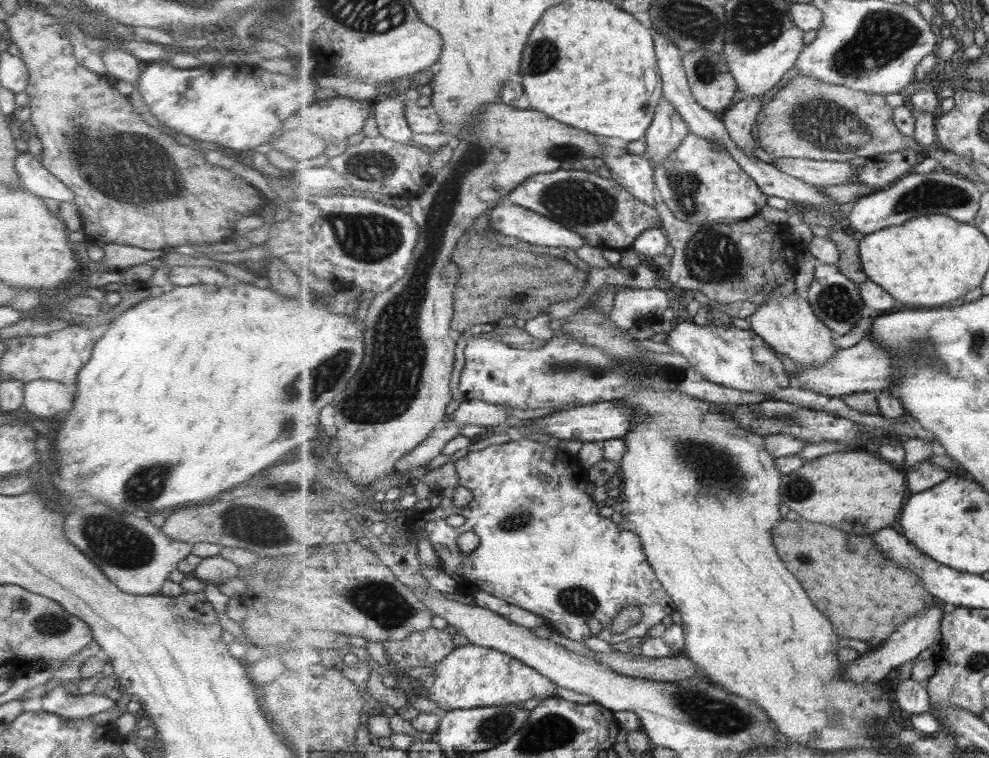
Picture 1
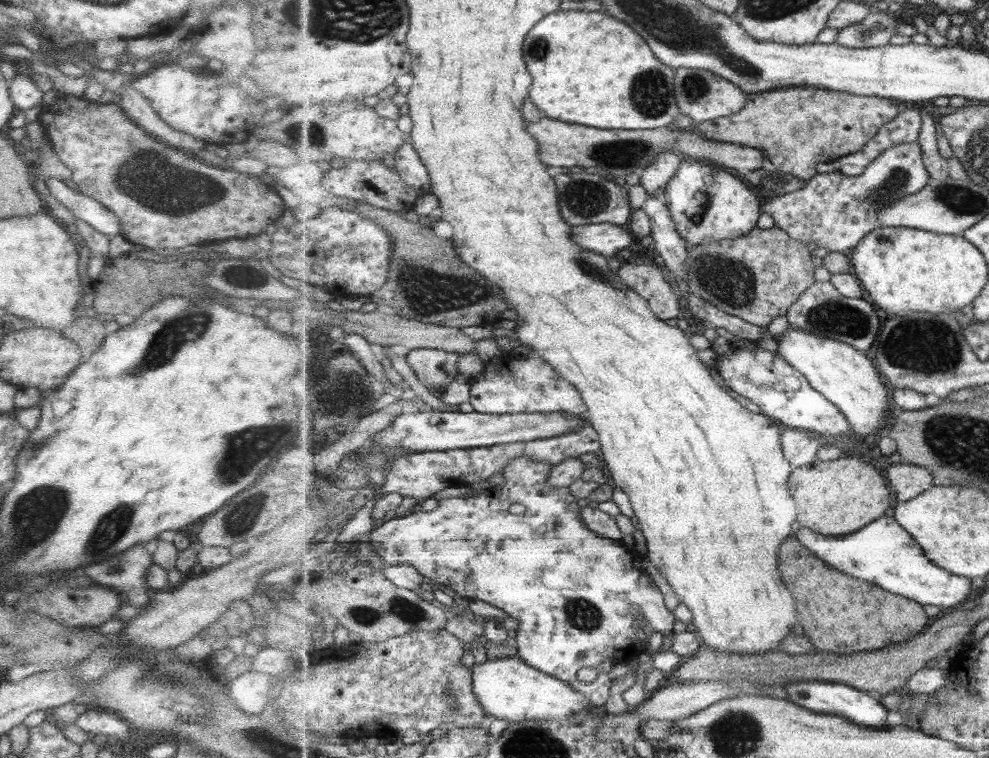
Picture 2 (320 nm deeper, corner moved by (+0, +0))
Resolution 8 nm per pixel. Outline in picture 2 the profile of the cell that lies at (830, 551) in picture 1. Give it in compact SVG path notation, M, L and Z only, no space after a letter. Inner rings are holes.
M788 538L785 546L780 548L780 568L785 584L793 588L793 596L797 596L797 610L803 616L801 626L821 652L851 654L905 643L923 633L934 619L927 616L923 604L916 600L895 596L879 586L845 576L827 566L798 538Z

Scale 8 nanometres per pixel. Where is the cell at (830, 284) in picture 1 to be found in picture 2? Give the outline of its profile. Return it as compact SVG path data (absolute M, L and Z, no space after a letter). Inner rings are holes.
M815 282L800 296L800 300L797 300L786 317L789 327L802 328L820 337L840 340L864 353L875 351L873 346L881 330L881 318L877 316L877 308L871 302L861 298L848 298L831 282Z

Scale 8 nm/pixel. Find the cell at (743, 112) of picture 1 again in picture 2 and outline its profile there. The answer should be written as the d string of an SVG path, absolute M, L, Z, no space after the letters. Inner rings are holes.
M874 9L865 20L841 29L835 44L845 48L881 48L889 45L891 37L897 34L899 23L887 11Z

